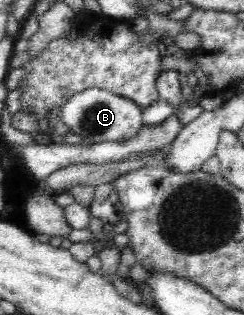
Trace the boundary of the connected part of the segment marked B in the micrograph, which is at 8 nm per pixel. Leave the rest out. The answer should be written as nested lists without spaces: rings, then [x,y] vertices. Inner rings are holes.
[[[91,87],[72,95],[60,107],[60,120],[70,130],[70,133],[80,137],[85,143],[99,144],[107,141],[120,141],[130,139],[136,135],[143,125],[141,107],[127,97],[120,97],[115,93]]]

